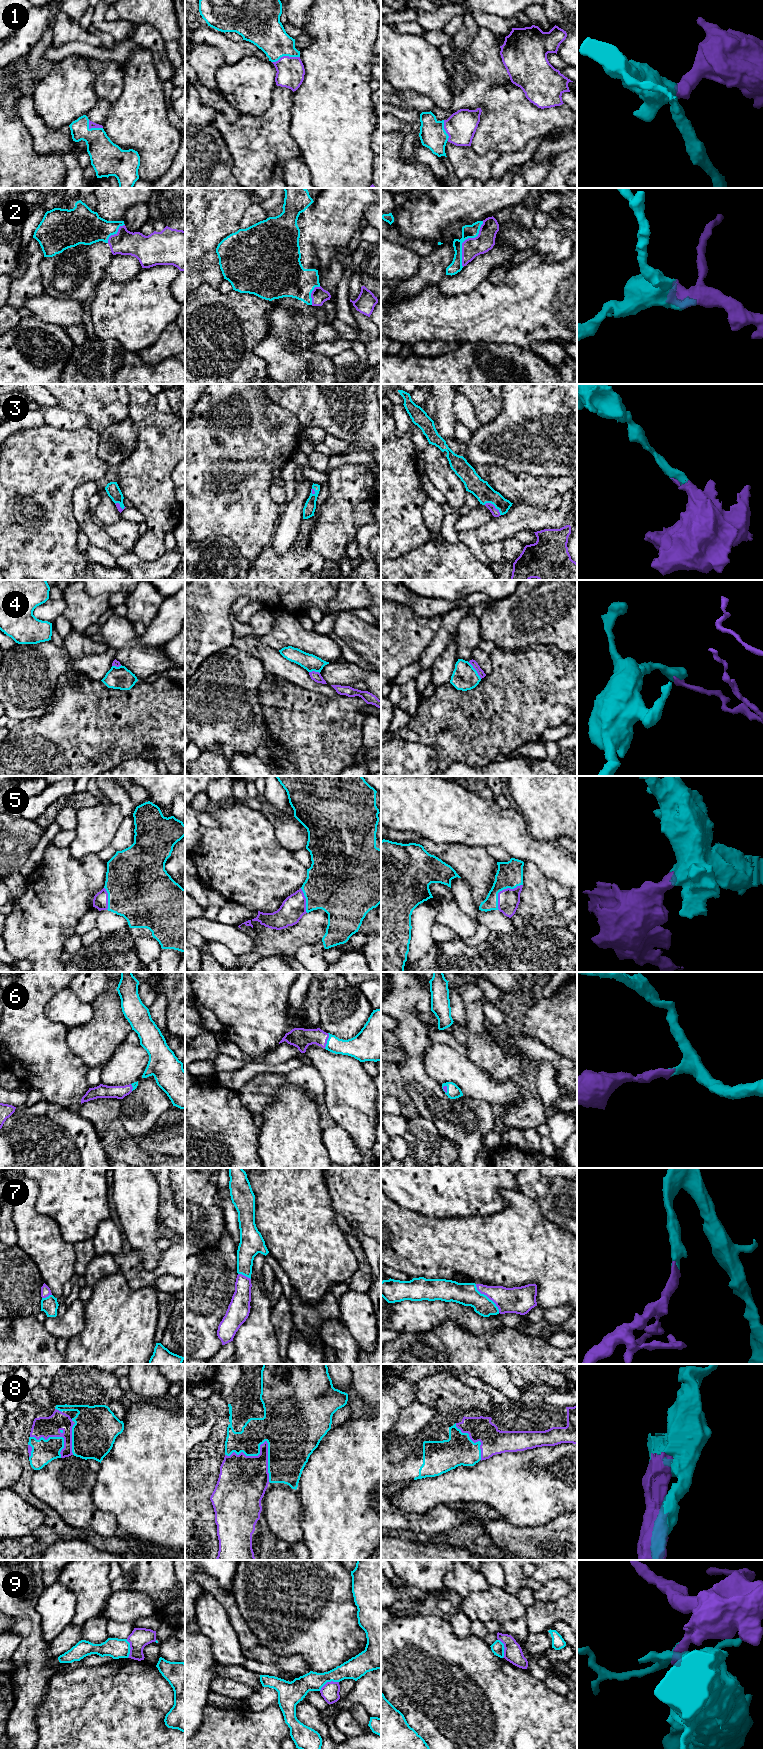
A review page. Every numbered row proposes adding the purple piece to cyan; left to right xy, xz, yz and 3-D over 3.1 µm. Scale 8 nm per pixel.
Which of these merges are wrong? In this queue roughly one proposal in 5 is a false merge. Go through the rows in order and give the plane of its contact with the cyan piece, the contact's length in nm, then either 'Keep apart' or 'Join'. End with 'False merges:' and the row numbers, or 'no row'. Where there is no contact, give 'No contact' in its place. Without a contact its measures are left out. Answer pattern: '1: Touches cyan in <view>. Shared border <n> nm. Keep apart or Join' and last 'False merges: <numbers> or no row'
1: Touches cyan in xz. Shared border 220 nm. Join
2: Touches cyan in yz. Shared border 400 nm. Join
3: Touches cyan in yz. Shared border 160 nm. Join
4: Touches cyan in yz. Shared border 170 nm. Keep apart
5: Touches cyan in yz. Shared border 280 nm. Join
6: Touches cyan in xz. Shared border 130 nm. Join
7: Touches cyan in yz. Shared border 300 nm. Join
8: Touches cyan in xz. Shared border 420 nm. Keep apart
9: Touches cyan in xz. Shared border 180 nm. Keep apart
False merges: 4, 8, 9

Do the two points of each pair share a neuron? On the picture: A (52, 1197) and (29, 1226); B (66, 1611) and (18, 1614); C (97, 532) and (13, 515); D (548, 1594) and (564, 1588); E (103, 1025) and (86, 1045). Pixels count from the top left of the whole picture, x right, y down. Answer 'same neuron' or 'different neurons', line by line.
A: different neurons
B: different neurons
C: different neurons
D: same neuron
E: same neuron

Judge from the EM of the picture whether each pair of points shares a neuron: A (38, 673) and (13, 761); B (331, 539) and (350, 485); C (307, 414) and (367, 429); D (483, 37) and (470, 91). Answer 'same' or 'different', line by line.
A: different
B: same
C: same
D: same

